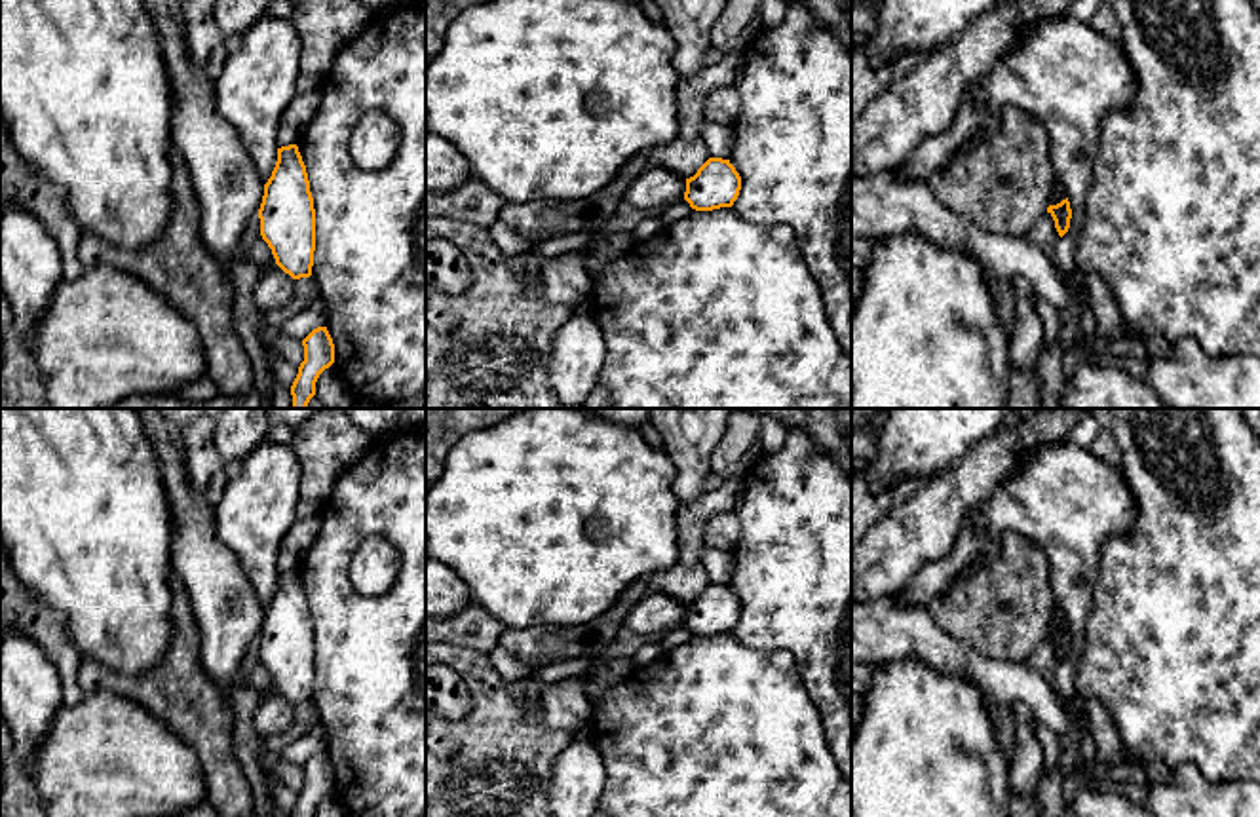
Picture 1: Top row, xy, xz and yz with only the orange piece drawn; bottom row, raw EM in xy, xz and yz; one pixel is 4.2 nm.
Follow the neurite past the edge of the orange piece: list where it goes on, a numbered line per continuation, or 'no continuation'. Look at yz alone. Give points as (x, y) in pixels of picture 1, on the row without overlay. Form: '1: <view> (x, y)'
no continuation

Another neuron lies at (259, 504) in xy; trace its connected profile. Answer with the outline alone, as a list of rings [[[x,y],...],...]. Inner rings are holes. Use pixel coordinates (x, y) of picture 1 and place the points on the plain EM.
[[[262,441],[230,469],[222,498],[213,505],[217,538],[239,564],[266,610],[277,587],[277,549],[296,519],[300,500],[300,462],[291,445]]]

